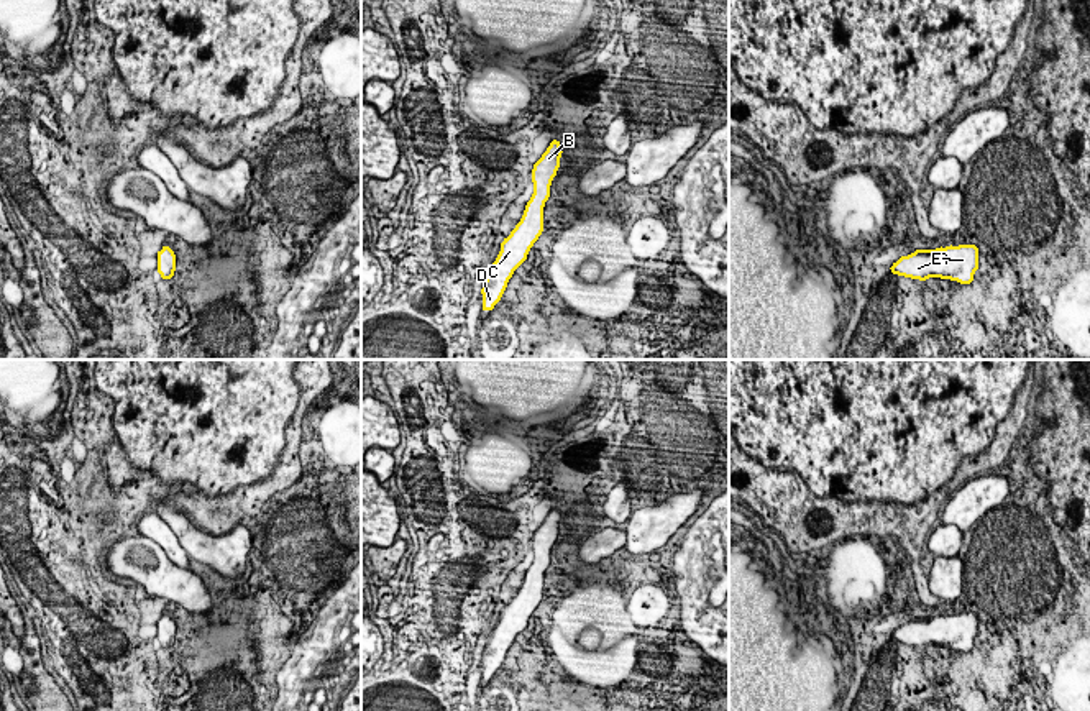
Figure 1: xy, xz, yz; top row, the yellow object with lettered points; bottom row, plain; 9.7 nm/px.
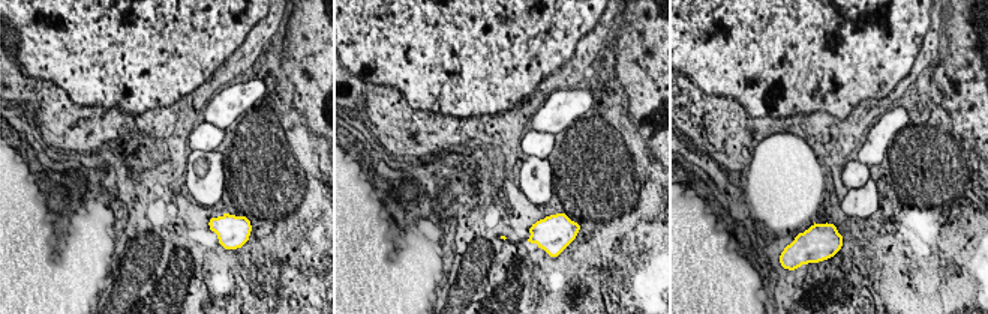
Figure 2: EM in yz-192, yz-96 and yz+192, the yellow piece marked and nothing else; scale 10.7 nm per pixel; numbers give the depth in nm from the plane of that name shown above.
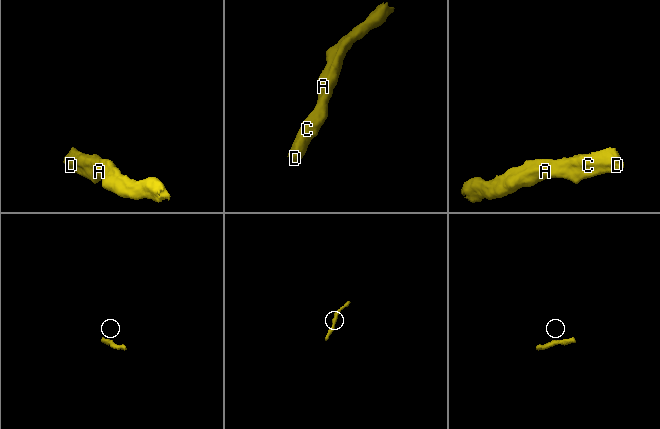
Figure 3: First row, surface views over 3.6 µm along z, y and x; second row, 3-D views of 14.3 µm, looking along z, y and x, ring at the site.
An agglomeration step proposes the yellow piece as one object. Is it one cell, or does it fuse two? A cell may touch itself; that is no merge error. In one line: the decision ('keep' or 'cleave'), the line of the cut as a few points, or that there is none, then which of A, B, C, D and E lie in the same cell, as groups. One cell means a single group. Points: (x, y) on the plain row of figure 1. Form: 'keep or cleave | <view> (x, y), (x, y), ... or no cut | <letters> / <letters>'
keep | no cut | A B C D E

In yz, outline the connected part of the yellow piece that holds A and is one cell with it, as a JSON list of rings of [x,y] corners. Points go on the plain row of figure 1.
[[[950,612],[936,617],[916,617],[901,624],[890,637],[893,642],[919,649],[941,645],[970,652],[978,637],[978,616],[975,612]]]

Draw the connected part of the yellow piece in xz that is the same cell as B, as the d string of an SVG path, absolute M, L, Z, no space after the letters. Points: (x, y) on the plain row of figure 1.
M553 507L542 525L534 532L534 562L525 573L515 596L501 611L501 619L483 652L483 678L492 678L501 668L514 639L527 627L534 611L543 599L543 575L550 565L550 553L560 535L560 509Z

